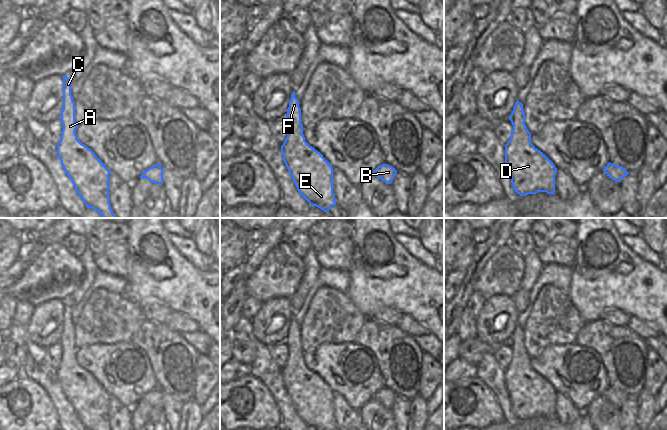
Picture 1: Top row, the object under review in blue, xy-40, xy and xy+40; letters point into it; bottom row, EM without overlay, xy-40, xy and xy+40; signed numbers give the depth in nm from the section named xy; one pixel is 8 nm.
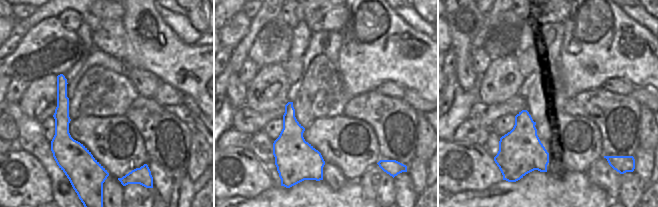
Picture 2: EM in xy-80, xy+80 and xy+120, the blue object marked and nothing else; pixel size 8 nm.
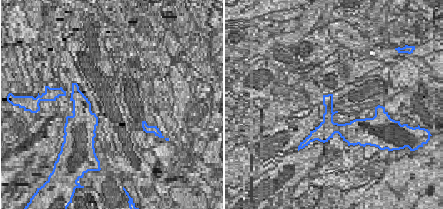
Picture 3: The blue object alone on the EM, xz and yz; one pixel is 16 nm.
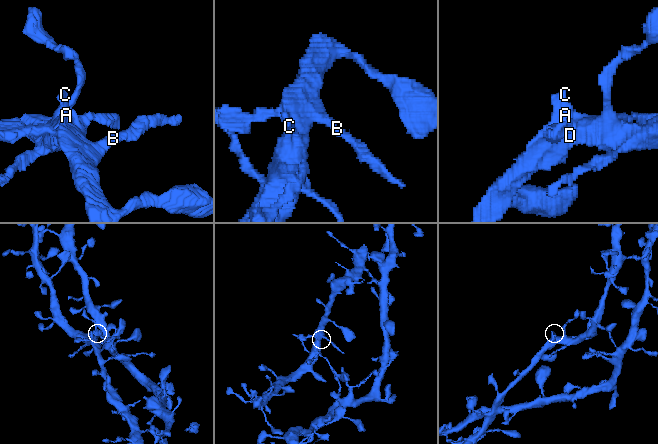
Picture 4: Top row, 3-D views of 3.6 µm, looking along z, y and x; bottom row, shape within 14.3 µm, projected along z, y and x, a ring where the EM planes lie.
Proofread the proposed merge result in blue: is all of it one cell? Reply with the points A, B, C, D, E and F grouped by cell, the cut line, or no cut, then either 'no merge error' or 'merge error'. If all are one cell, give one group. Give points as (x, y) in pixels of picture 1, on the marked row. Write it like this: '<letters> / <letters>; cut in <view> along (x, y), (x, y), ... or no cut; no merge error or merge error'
A B C D E F; no cut; no merge error

